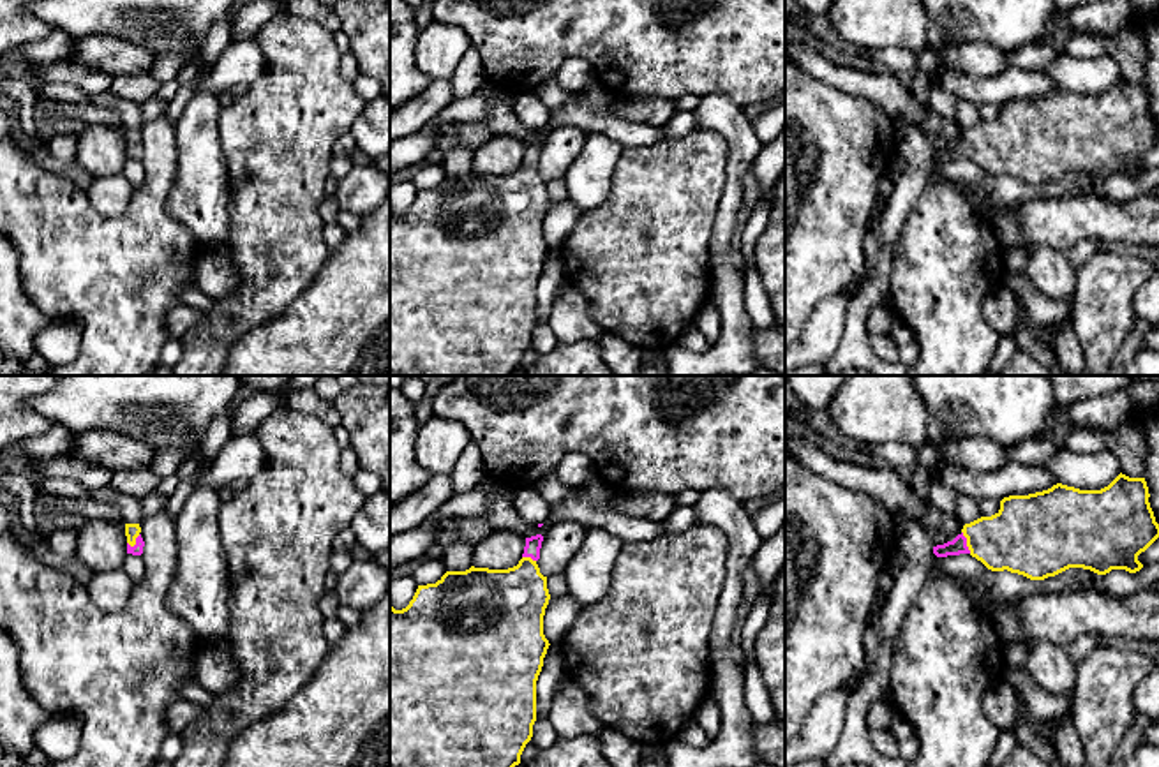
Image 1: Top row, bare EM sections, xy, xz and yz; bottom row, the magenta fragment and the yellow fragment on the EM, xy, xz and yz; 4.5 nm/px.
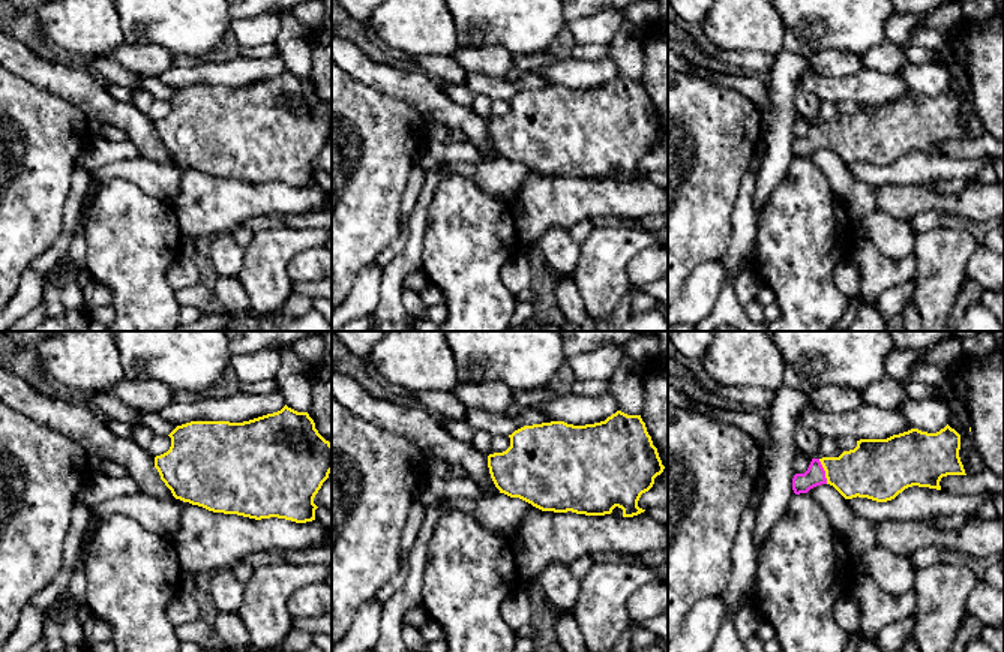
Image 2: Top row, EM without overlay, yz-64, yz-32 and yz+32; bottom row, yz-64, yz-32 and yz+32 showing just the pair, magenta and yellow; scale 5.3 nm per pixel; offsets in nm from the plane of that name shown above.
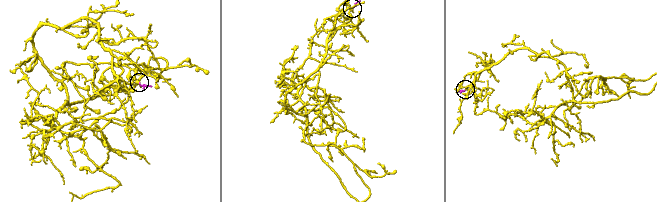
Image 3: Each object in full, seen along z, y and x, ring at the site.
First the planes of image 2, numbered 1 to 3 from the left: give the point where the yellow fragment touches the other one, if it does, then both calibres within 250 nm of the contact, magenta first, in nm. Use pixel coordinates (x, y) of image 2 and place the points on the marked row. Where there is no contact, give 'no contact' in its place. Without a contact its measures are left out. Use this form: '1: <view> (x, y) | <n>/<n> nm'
1: no contact
2: no contact
3: yz+32 (824, 471) | 110/300 nm

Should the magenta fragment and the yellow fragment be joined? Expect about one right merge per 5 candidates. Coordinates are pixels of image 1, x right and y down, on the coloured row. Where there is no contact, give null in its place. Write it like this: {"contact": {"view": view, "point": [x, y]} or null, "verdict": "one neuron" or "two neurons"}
{"contact": {"view": "yz", "point": [965, 542]}, "verdict": "one neuron"}

